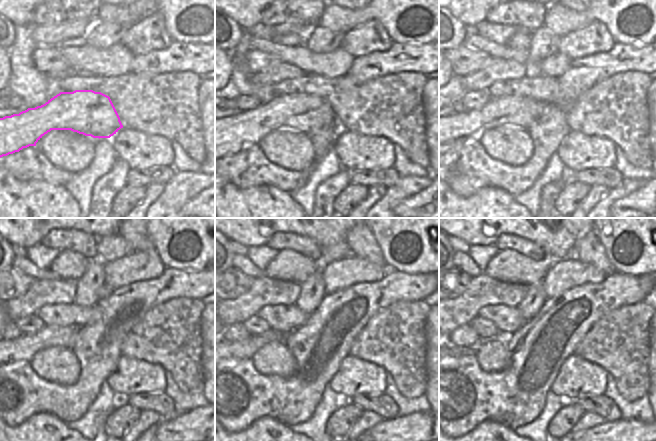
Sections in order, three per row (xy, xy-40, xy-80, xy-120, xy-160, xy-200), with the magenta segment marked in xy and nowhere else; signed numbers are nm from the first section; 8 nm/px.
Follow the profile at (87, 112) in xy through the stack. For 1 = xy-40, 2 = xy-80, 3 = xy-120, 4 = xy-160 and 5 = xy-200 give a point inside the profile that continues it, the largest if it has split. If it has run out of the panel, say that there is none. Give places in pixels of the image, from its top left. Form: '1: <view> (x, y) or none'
1: xy-40 (304, 112)
2: xy-80 (468, 126)
3: xy-120 (22, 349)
4: xy-160 (243, 350)
5: xy-200 (459, 350)

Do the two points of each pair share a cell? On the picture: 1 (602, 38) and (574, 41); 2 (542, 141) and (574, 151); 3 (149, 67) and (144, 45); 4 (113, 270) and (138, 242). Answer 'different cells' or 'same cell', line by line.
1: same cell
2: different cells
3: different cells
4: different cells

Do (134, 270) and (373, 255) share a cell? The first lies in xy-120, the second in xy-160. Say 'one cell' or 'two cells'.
two cells

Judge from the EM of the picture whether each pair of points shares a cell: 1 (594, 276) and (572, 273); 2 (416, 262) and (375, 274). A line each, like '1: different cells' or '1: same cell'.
1: same cell
2: different cells

